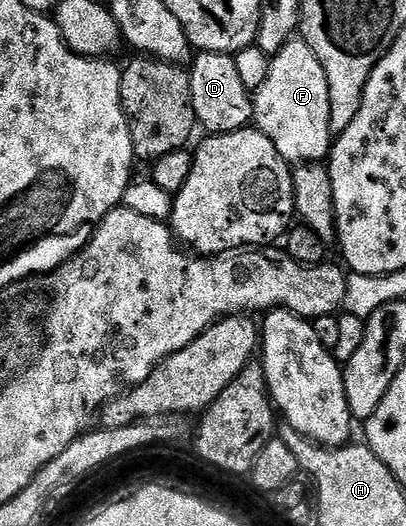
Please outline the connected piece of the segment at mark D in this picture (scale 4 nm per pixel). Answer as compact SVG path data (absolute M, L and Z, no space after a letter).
M198 51L189 64L190 96L197 126L206 130L207 136L223 135L233 131L243 131L251 126L254 118L252 92L244 89L244 80L236 70L233 55Z

